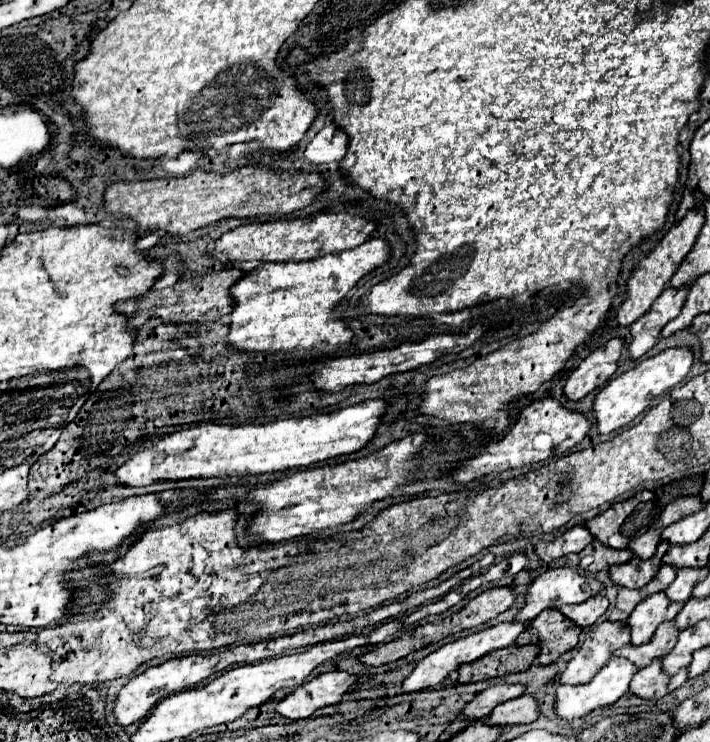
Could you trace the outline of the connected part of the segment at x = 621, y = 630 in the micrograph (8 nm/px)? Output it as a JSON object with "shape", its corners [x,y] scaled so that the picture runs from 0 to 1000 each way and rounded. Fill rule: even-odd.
{"shape":[[[855,836],[830,846],[813,884],[790,908],[790,922],[827,922],[858,892],[861,881],[883,868],[886,846],[880,846],[877,841],[863,841]]]}

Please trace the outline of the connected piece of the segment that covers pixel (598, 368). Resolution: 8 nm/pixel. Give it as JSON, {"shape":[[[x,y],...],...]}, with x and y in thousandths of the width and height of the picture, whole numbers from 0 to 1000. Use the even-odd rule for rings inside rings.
{"shape":[[[863,456],[852,466],[835,472],[824,485],[818,485],[810,501],[804,501],[804,507],[793,520],[793,531],[807,542],[815,542],[832,526],[849,520],[869,499],[875,469],[877,469],[877,458]]]}

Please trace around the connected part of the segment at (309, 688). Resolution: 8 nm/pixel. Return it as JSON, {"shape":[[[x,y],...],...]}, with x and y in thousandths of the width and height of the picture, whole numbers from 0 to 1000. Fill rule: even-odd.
{"shape":[[[480,903],[452,908],[424,922],[410,935],[404,935],[396,946],[390,946],[387,960],[404,970],[435,968],[444,957],[475,949],[480,938],[492,930],[497,916],[500,911],[480,906]]]}

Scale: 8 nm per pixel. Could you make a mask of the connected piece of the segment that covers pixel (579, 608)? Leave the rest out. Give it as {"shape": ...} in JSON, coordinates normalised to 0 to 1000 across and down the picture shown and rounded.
{"shape":[[[841,801],[841,803],[824,809],[818,814],[799,814],[799,817],[790,817],[787,822],[799,833],[804,833],[815,846],[827,846],[827,844],[835,844],[841,838],[841,833],[852,827],[855,817],[858,817],[855,806]]]}

